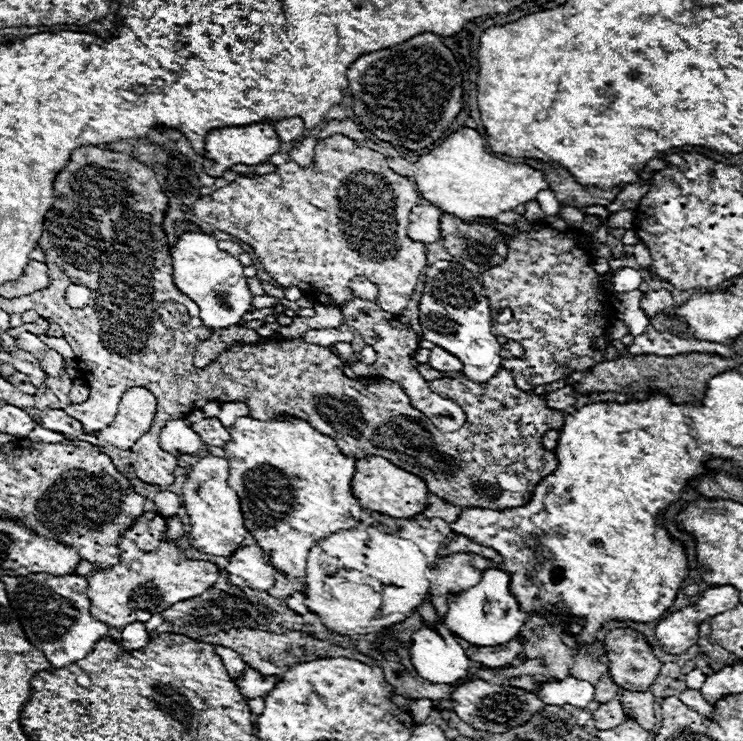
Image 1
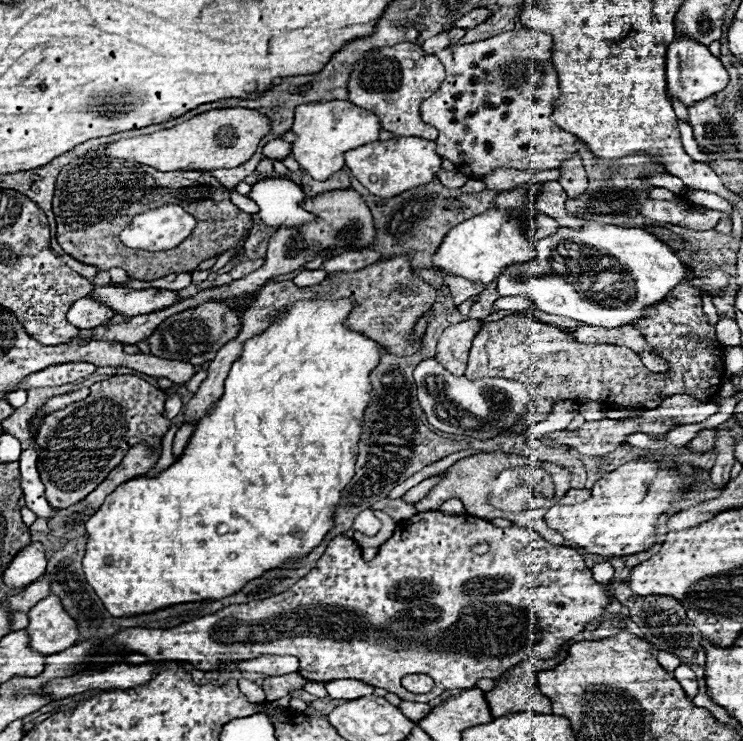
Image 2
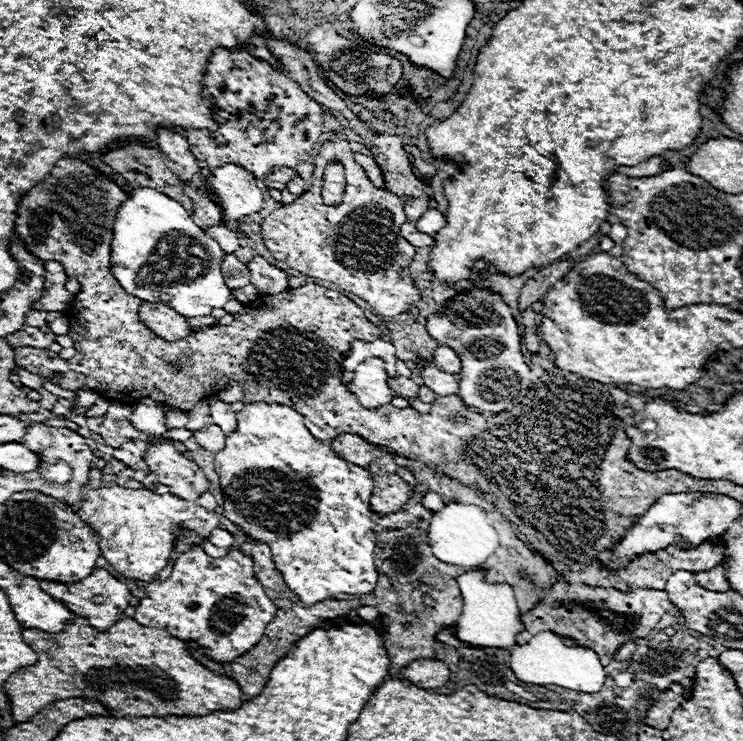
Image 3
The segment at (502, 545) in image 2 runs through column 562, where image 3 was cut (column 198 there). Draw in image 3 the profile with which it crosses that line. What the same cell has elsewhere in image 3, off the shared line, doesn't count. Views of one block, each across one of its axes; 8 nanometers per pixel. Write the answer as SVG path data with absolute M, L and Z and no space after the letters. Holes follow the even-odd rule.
M192 546L192 550L180 554L174 560L172 574L164 582L152 582L146 586L146 598L142 598L136 606L134 620L142 626L162 628L180 640L198 642L200 646L206 646L206 654L214 660L230 662L260 642L264 628L268 622L272 622L274 614L276 606L256 580L250 556L244 556L238 550L230 550L224 558L210 558L200 546Z

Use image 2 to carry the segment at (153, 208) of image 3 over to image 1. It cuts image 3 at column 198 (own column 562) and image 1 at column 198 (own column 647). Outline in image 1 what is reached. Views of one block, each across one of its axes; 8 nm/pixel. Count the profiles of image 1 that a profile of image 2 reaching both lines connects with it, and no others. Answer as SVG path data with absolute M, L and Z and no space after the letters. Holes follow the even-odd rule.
M184 232L178 242L170 244L170 256L174 284L180 292L198 304L204 326L212 330L234 326L250 310L252 294L248 290L246 276L242 274L244 266L232 254L222 252L210 234Z

